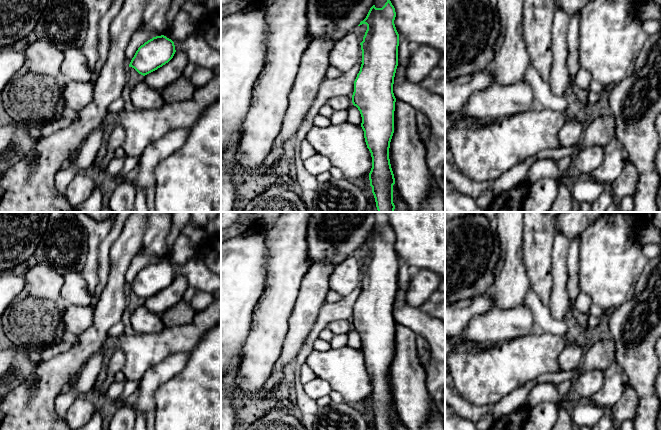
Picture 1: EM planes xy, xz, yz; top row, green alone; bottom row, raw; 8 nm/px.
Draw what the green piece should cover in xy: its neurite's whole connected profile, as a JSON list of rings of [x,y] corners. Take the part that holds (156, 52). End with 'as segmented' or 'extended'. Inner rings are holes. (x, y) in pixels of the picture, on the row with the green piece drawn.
[[[164,35],[156,36],[138,48],[129,67],[145,76],[168,63],[175,52],[175,45],[171,39]]] | as segmented

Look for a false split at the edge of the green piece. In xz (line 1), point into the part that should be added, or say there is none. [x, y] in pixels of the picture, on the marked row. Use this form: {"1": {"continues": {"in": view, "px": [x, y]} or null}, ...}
{"1": {"continues": null}}

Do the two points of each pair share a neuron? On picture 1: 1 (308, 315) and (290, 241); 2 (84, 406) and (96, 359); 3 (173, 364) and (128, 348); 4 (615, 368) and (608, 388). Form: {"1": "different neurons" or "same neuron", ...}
{"1": "different neurons", "2": "different neurons", "3": "different neurons", "4": "same neuron"}

